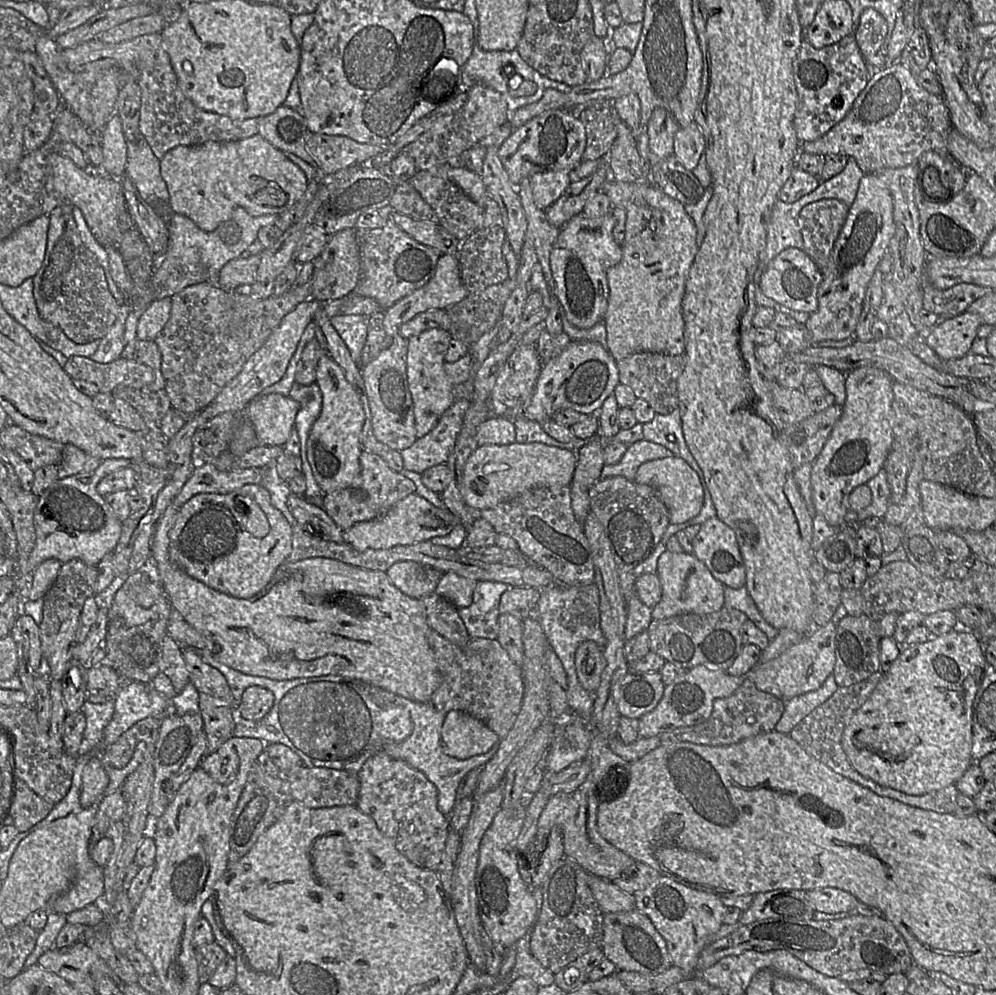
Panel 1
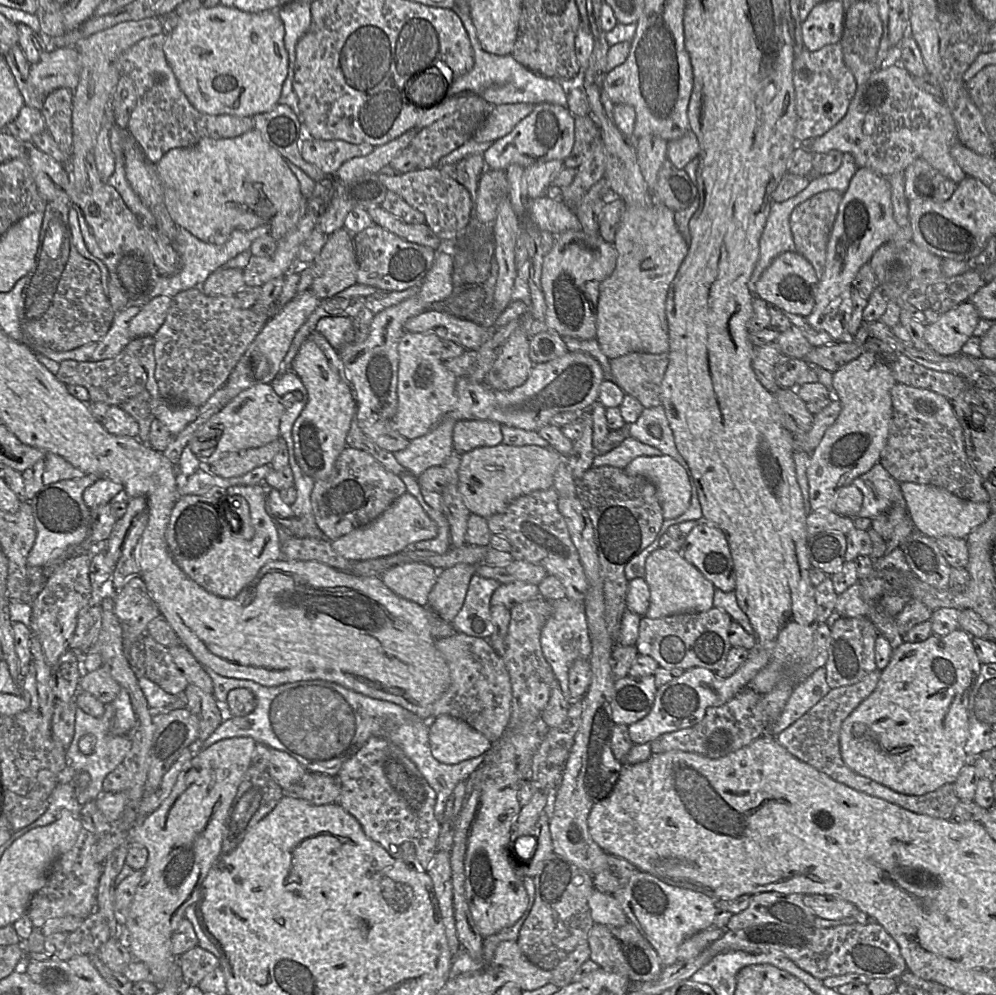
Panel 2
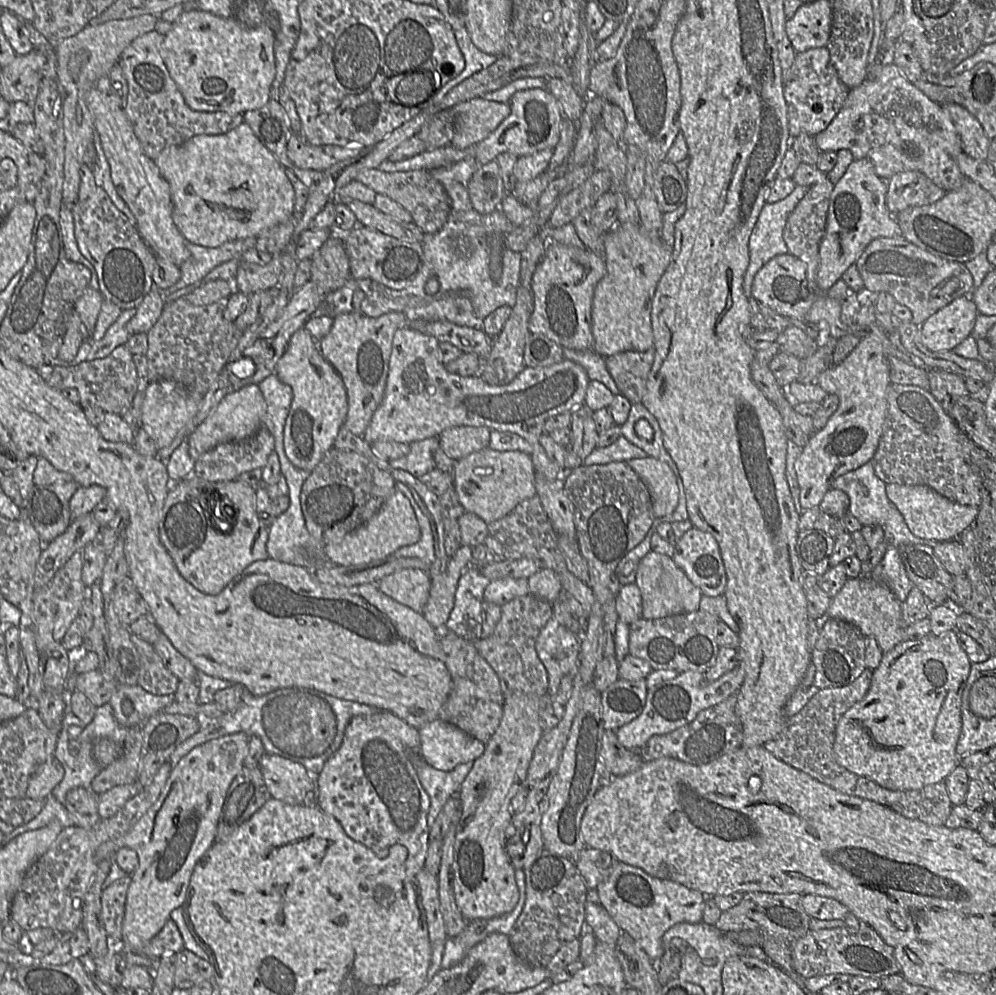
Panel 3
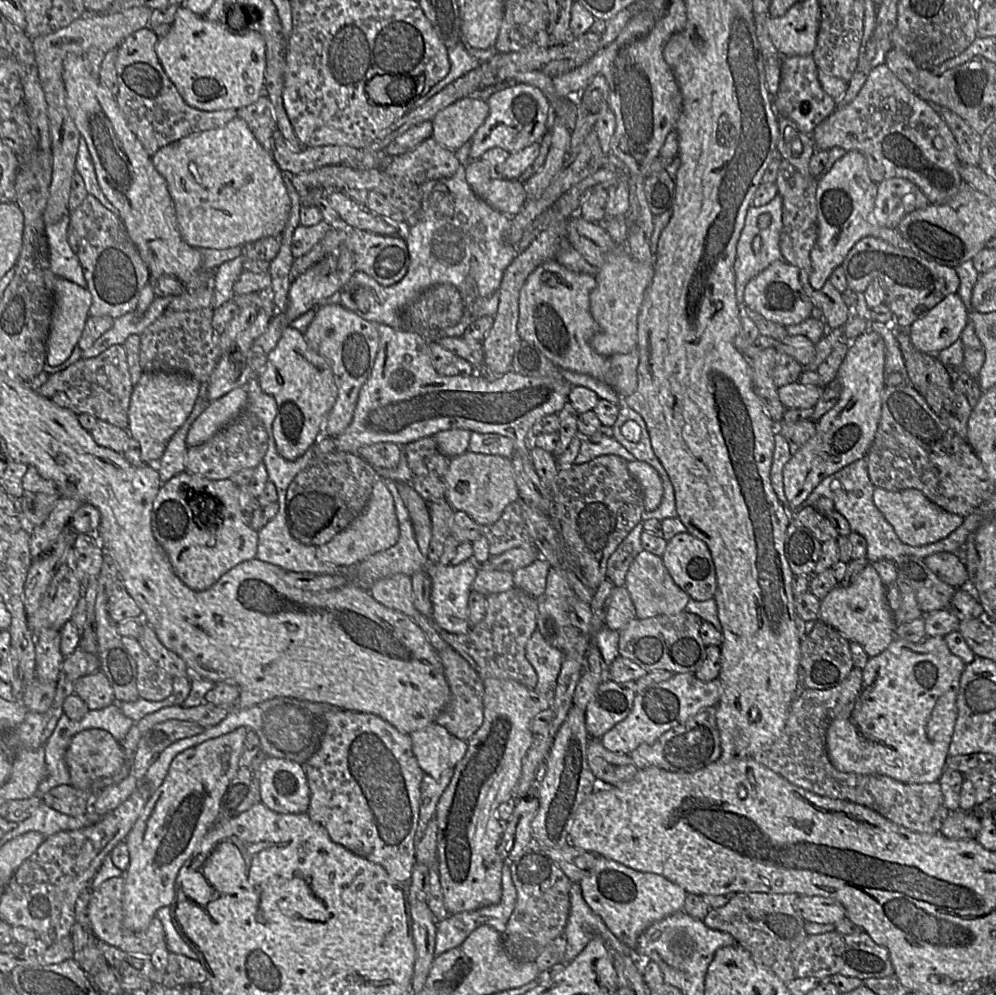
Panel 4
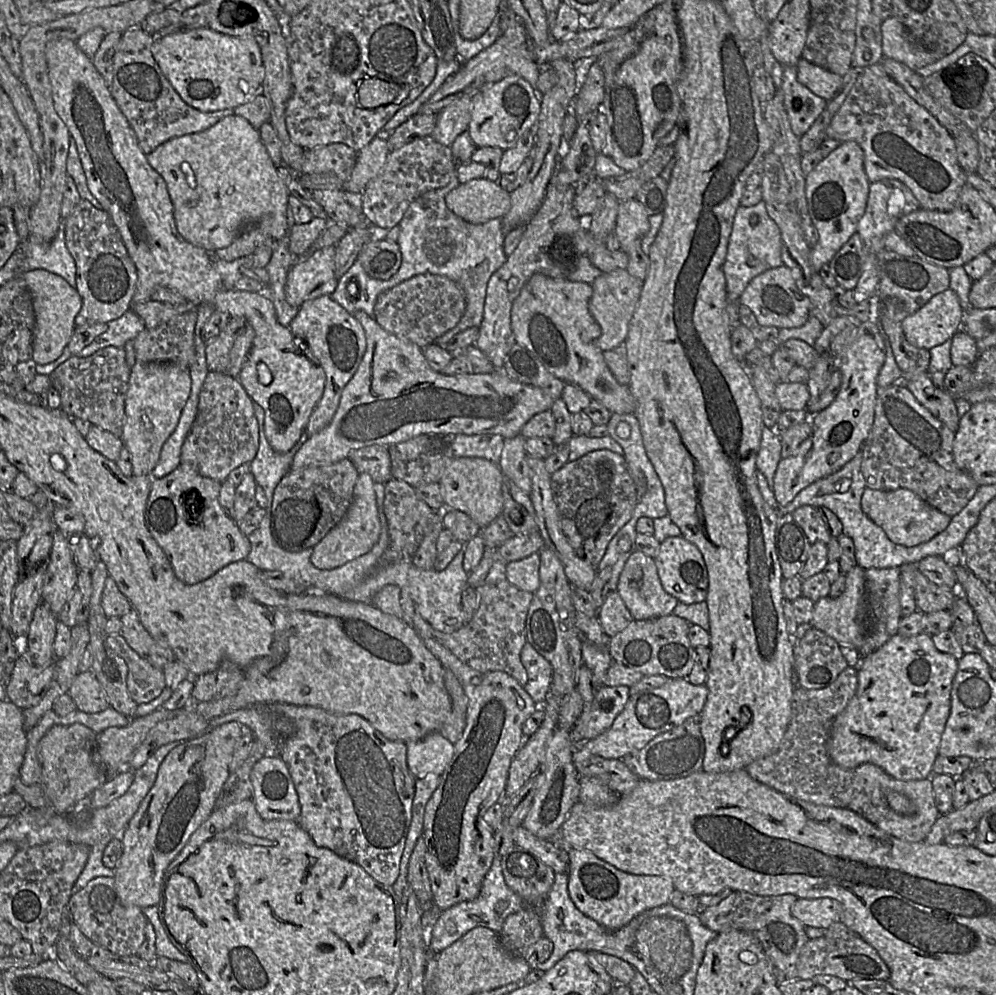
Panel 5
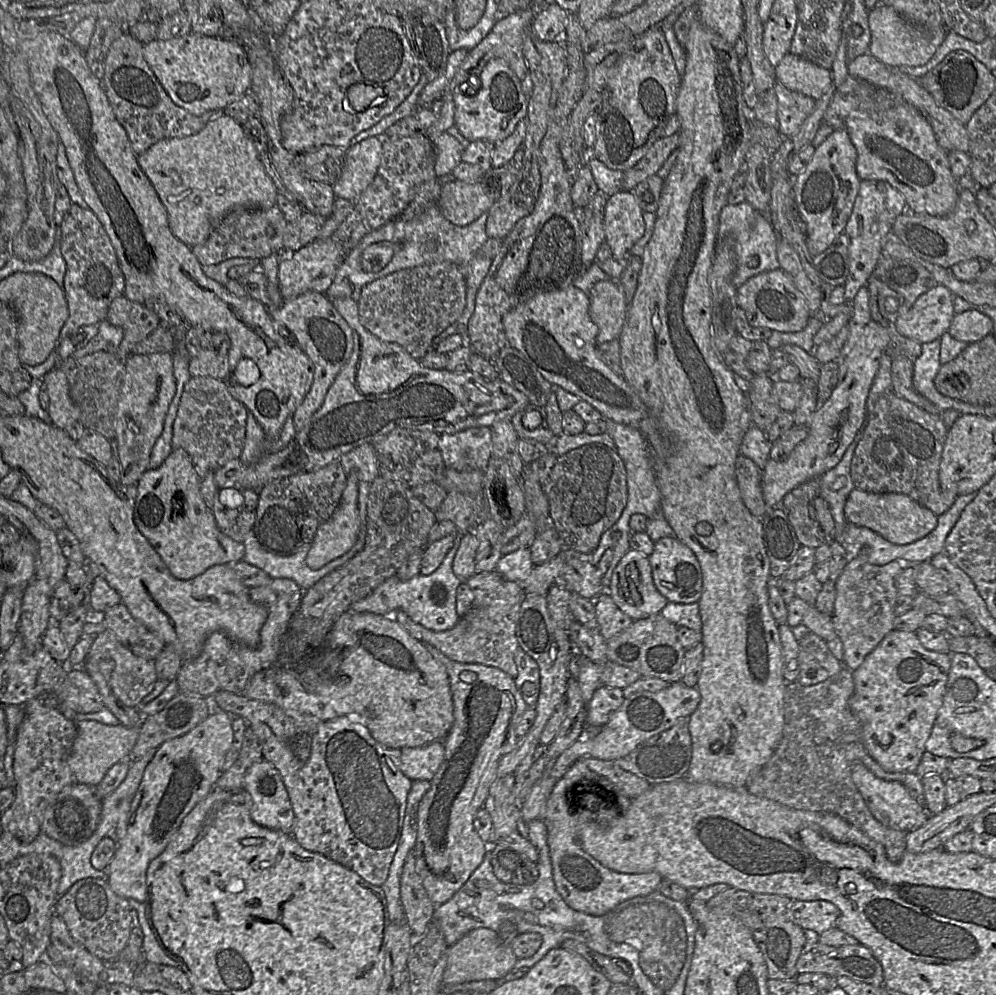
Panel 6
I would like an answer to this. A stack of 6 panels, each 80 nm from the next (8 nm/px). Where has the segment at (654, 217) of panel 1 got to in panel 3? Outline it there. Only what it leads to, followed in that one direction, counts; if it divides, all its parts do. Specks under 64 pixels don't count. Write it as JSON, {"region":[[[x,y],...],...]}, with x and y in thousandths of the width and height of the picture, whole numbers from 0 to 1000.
{"region":[[[627,224],[609,234],[605,259],[608,275],[597,288],[594,306],[596,353],[605,359],[656,350],[655,303],[660,285],[672,267],[675,249],[663,238],[649,234],[642,225]]]}

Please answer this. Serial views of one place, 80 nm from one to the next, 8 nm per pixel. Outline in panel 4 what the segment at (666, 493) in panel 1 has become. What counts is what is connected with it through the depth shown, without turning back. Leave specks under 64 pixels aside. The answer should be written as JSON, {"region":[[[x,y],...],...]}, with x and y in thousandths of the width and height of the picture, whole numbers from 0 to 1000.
{"region":[[[642,462],[630,463],[630,470],[646,492],[649,514],[658,513],[663,508],[667,495],[666,483],[661,473]]]}

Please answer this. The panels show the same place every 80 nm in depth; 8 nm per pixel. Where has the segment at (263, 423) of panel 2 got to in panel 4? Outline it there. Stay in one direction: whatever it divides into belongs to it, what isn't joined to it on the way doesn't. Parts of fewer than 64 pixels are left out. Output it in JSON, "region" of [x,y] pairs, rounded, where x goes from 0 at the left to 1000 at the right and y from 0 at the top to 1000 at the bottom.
{"region":[[[245,389],[210,404],[189,433],[187,440],[189,450],[204,446],[232,425],[246,411],[248,403],[249,394]]]}

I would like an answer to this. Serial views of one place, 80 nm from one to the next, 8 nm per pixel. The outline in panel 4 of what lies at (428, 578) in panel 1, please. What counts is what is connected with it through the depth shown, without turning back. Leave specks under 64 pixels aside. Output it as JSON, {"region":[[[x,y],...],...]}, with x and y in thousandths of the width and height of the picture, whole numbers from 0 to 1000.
{"region":[[[399,577],[382,582],[372,588],[370,594],[382,607],[411,619],[425,633],[438,655],[450,649],[438,635],[439,629],[417,611],[412,579]]]}

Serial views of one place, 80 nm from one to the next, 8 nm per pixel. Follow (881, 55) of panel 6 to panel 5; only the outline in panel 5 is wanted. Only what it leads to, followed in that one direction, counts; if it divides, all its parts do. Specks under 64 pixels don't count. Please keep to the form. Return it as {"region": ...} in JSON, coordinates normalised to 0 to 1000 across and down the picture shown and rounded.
{"region":[[[894,16],[885,22],[885,44],[888,58],[896,58],[917,70],[927,68],[940,60],[942,55],[918,41],[908,25]]]}

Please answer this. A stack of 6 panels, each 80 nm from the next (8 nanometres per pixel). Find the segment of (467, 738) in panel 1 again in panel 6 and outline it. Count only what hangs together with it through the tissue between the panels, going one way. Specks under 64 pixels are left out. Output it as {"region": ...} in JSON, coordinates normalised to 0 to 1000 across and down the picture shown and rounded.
{"region":[[[436,745],[424,751],[405,752],[402,774],[413,785],[432,785],[442,772],[447,759],[445,745]]]}

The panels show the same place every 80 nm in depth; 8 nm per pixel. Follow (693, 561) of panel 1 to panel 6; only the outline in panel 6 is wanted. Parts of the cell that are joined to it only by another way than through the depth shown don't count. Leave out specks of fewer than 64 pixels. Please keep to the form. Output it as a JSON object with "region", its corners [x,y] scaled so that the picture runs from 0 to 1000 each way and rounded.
{"region":[[[634,552],[615,572],[611,591],[605,596],[610,596],[622,613],[636,624],[660,618],[672,606],[656,586],[651,559]]]}

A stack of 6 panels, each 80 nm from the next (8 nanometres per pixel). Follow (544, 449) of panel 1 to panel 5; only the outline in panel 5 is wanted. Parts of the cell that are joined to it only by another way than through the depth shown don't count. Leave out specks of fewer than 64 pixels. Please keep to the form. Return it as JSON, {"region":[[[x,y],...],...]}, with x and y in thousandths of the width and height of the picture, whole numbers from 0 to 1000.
{"region":[[[456,459],[451,462],[441,486],[446,510],[471,518],[483,531],[493,527],[505,513],[507,478],[500,465],[482,459]]]}

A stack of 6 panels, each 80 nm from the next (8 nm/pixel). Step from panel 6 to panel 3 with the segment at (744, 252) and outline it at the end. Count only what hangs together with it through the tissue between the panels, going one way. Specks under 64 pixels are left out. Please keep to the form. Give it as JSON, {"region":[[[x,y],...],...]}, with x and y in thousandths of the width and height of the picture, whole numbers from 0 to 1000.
{"region":[[[799,187],[789,199],[766,207],[752,239],[753,262],[746,281],[747,295],[750,299],[756,299],[755,285],[763,270],[778,257],[791,254],[786,231],[792,215],[809,192],[808,188]]]}

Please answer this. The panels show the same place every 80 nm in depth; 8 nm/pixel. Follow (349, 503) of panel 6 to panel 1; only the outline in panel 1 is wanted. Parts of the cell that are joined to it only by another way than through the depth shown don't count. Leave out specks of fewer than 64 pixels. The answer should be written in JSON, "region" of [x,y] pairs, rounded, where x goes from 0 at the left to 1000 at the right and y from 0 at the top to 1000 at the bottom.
{"region":[[[418,495],[402,503],[384,519],[355,527],[345,536],[345,546],[360,554],[389,552],[400,548],[411,548],[431,544],[436,540],[451,537],[463,522],[448,510],[439,510]]]}

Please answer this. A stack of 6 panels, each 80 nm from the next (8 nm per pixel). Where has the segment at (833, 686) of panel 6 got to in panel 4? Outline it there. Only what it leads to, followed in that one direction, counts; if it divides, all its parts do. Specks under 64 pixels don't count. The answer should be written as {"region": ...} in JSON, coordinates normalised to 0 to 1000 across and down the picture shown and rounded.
{"region":[[[857,670],[852,678],[840,689],[832,692],[809,691],[795,708],[791,724],[784,740],[771,752],[764,754],[756,763],[776,776],[782,778],[794,788],[823,800],[848,804],[880,815],[890,823],[921,837],[942,837],[953,819],[948,808],[945,790],[941,786],[912,788],[889,779],[868,779],[844,776],[834,767],[830,757],[830,735],[839,720],[852,707],[857,705],[865,692],[865,672]]]}

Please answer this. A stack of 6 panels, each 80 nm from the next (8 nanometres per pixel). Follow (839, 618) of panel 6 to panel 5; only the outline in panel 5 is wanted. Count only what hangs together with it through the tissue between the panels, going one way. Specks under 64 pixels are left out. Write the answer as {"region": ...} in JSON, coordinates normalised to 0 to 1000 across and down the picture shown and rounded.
{"region":[[[904,570],[872,571],[868,573],[867,648],[861,653],[867,662],[902,636],[904,619]]]}

